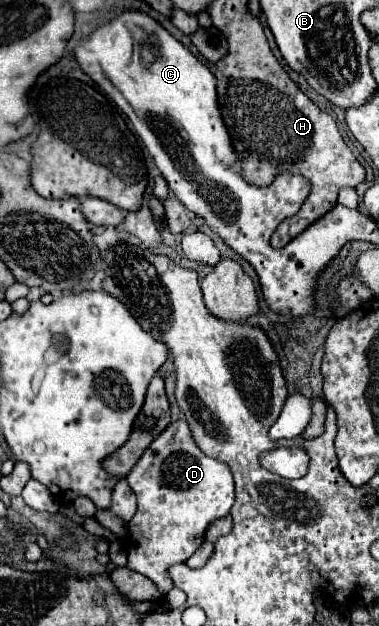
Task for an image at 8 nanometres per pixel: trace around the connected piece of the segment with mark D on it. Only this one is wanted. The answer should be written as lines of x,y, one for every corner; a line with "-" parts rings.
175,421
149,445
149,449
141,455
141,459
125,479
133,489
133,493
137,495
137,513
127,523
129,537
131,537
127,567
151,579
161,589
161,593
167,593
169,589
173,589
169,567
177,563
185,563
203,543
207,525
229,513
235,499
233,475
229,475
229,469
221,461
209,459
197,447
187,421

